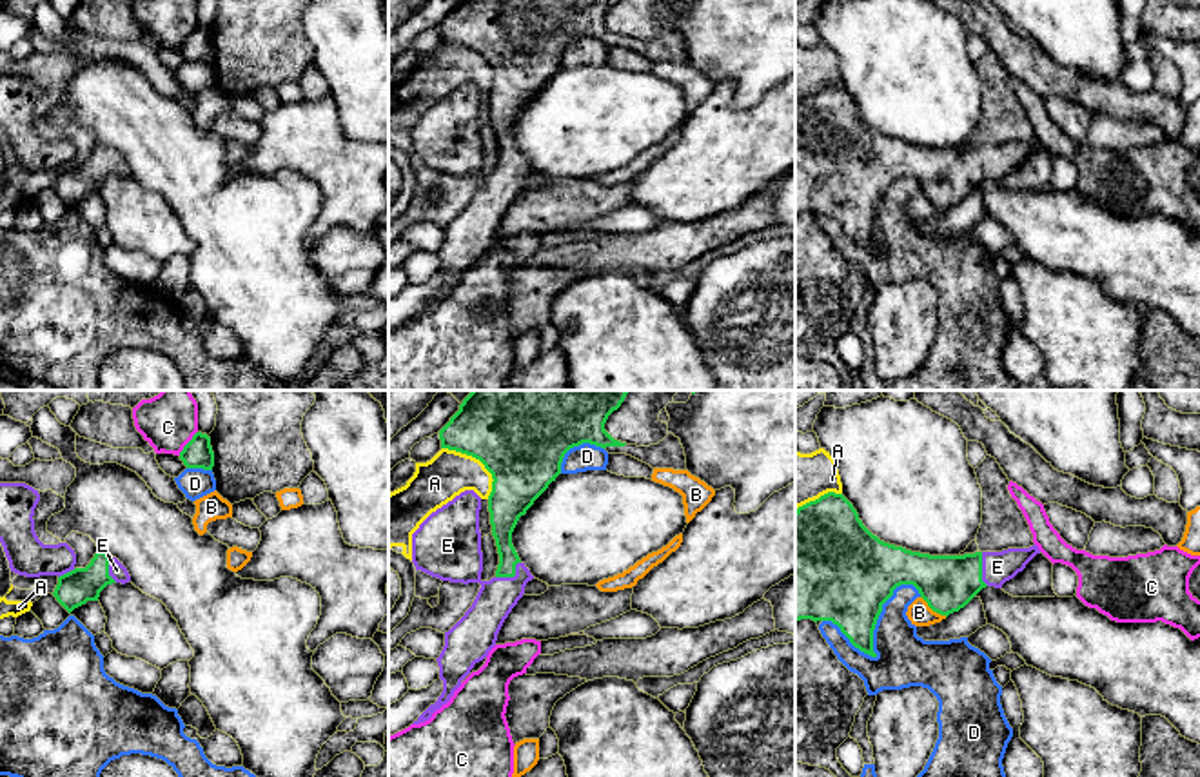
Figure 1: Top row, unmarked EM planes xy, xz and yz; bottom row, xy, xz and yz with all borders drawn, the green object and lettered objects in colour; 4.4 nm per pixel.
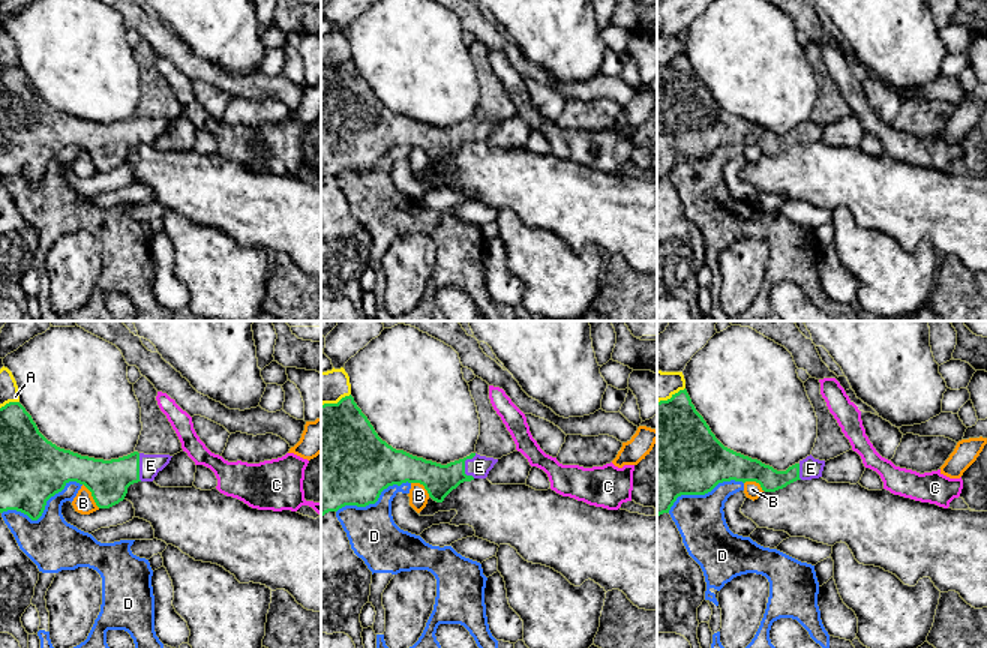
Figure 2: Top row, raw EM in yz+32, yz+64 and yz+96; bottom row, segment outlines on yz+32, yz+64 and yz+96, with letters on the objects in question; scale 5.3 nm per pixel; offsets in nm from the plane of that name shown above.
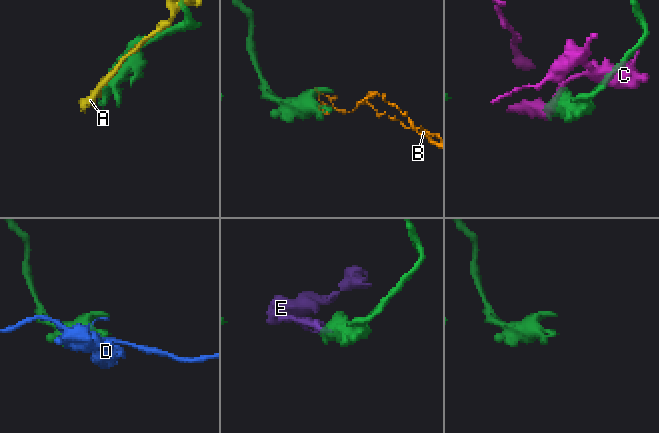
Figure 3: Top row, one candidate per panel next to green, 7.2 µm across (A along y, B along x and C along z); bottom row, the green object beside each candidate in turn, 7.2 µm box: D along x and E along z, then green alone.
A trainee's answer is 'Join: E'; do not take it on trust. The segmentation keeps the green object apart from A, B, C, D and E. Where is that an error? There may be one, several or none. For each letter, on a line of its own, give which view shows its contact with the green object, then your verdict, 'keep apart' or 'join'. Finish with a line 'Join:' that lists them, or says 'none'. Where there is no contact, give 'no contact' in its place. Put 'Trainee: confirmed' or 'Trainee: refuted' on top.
Trainee: confirmed
A: contact in xz; keep apart
B: contact in yz; keep apart
C: contact in xy; keep apart
D: contact in yz; keep apart
E: contact in xz; join
Join: E

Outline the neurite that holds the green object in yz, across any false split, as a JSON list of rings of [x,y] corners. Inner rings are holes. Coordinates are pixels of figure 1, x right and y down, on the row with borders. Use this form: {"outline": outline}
{"outline": [[[828,492],[795,510],[795,621],[831,621],[861,652],[873,652],[873,630],[882,605],[900,585],[913,585],[928,606],[949,615],[964,608],[982,588],[1013,579],[1040,554],[1038,546],[975,552],[964,556],[930,556],[880,541],[859,519],[853,505]]]}

